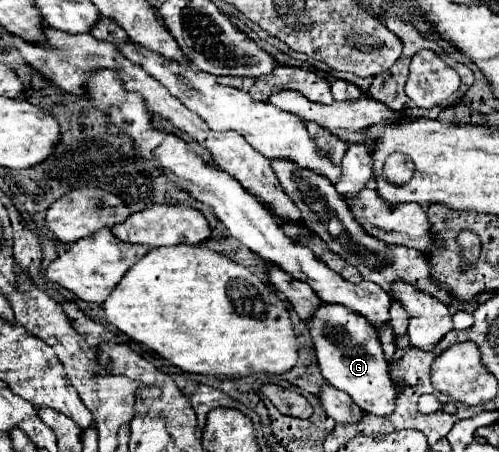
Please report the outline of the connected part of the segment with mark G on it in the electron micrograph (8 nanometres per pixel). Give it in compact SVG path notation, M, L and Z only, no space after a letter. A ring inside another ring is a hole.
M320 305L312 321L306 323L310 339L314 343L314 353L322 377L336 389L346 391L352 401L362 409L374 415L388 415L394 409L396 389L388 375L388 361L384 359L382 345L376 329L364 321L358 313L344 309L344 305Z

